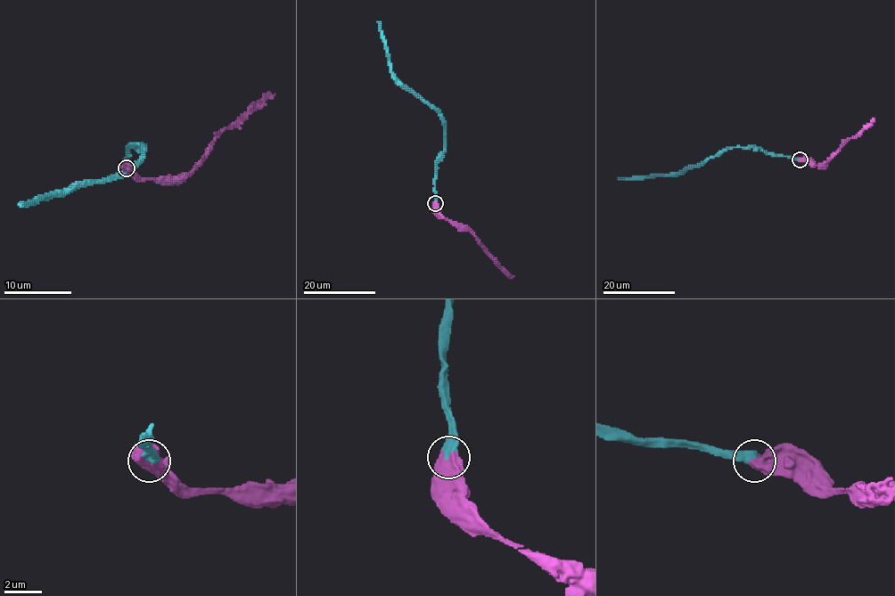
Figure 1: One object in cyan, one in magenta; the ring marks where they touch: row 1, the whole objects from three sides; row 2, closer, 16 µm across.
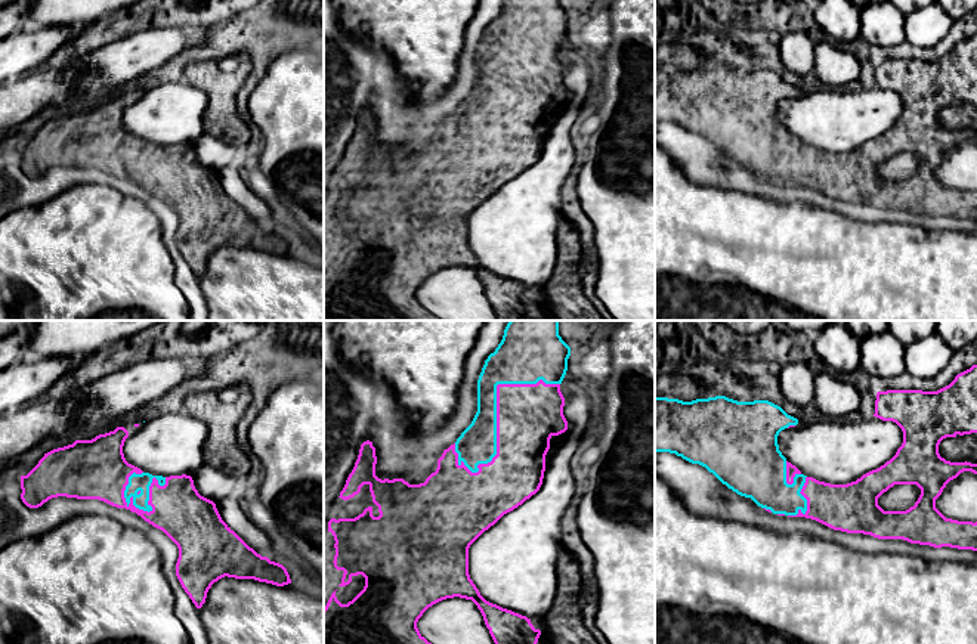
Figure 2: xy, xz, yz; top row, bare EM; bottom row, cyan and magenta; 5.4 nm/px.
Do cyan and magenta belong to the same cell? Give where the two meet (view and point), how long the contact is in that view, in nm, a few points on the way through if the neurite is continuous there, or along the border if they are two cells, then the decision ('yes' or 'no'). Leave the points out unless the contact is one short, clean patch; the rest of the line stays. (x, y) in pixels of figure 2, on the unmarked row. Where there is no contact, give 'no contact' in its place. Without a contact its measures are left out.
meets cyan in xz at (495, 80); contact 700 nm long; yes

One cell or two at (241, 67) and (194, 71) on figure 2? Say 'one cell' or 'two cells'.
one cell

